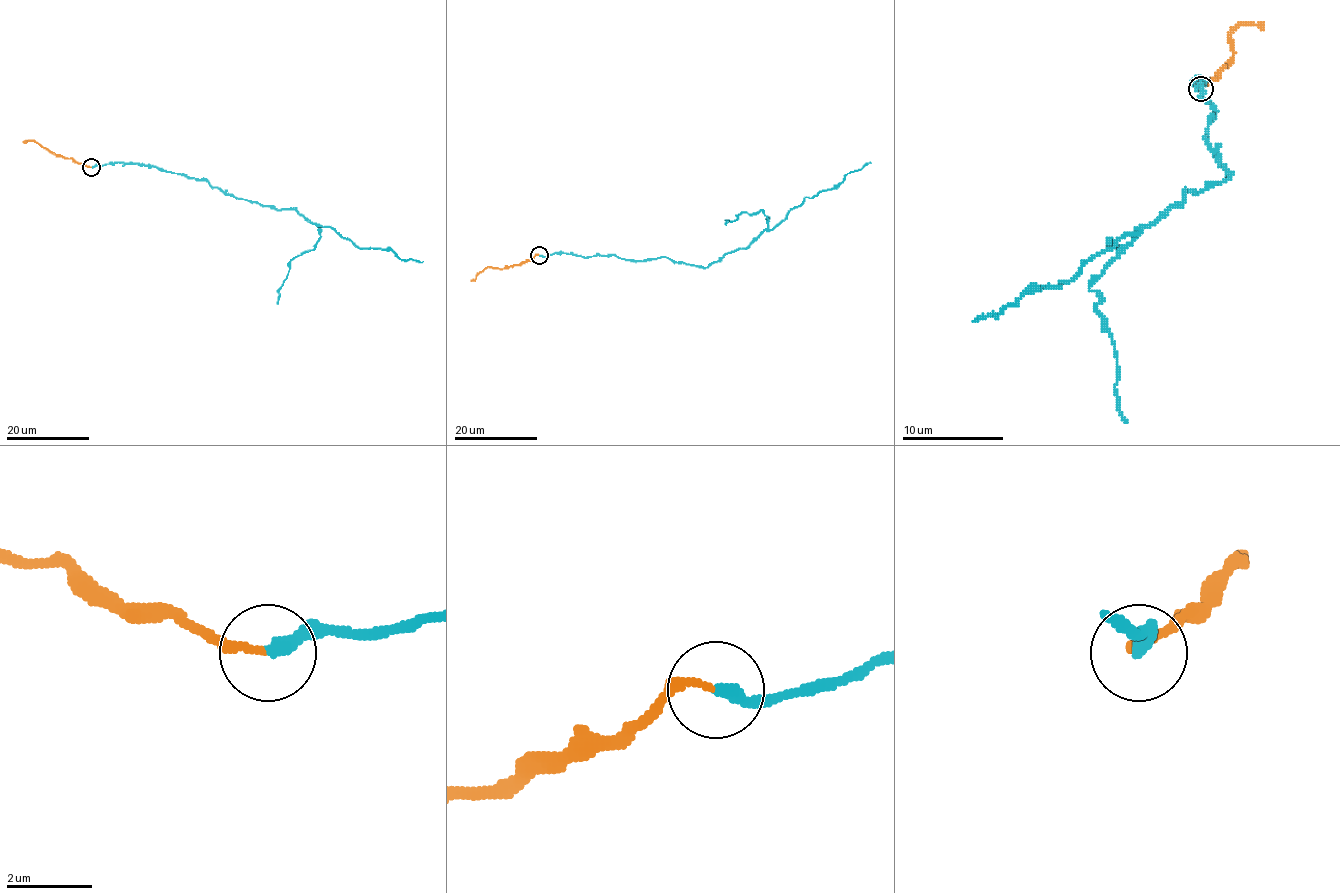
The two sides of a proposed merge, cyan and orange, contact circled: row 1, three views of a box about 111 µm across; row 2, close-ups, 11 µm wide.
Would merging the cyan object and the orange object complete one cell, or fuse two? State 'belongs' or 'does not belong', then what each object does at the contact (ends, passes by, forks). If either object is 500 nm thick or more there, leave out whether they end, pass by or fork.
belongs | cyan ends | orange ends

